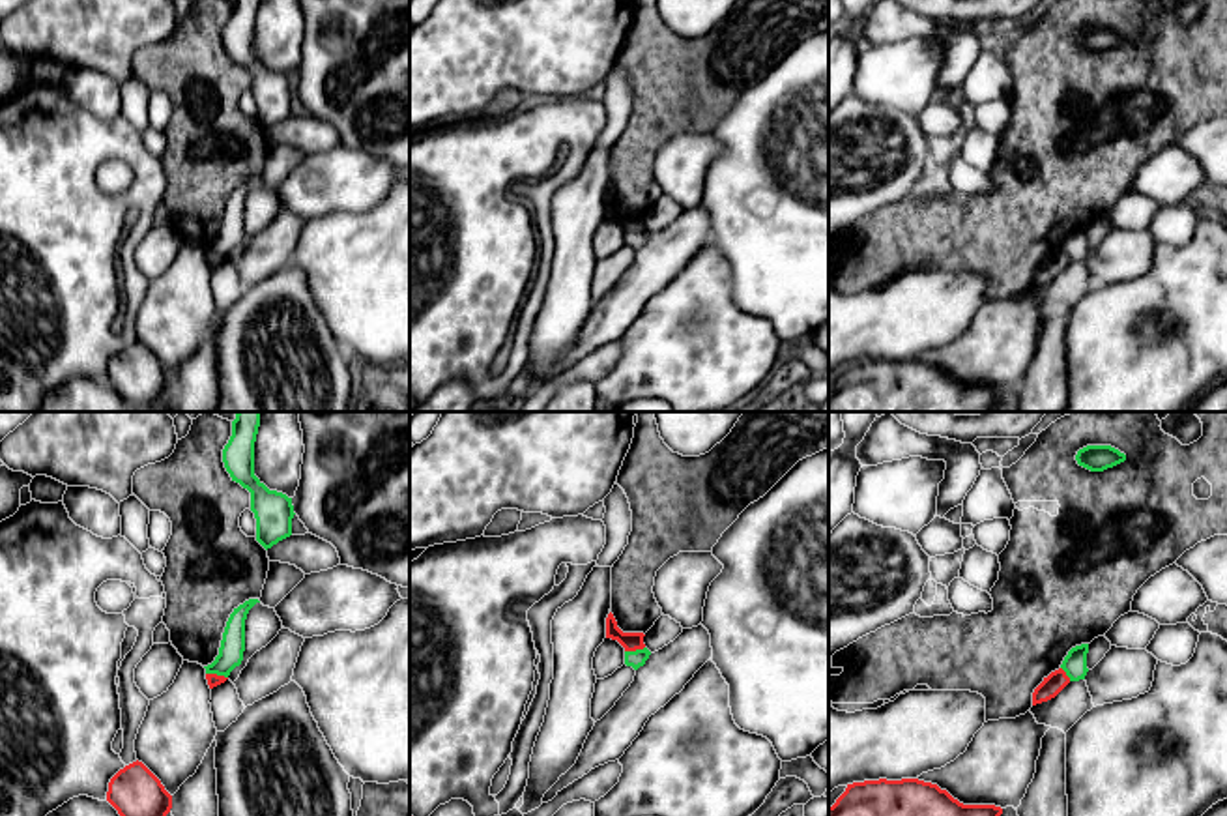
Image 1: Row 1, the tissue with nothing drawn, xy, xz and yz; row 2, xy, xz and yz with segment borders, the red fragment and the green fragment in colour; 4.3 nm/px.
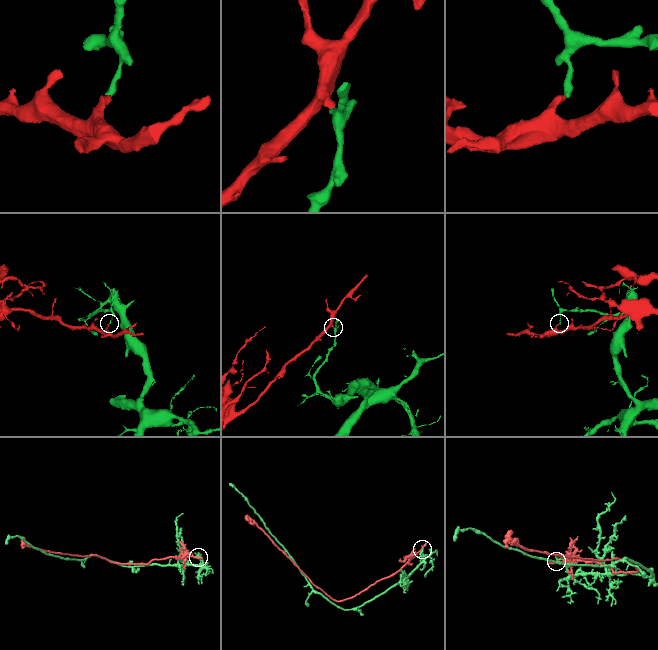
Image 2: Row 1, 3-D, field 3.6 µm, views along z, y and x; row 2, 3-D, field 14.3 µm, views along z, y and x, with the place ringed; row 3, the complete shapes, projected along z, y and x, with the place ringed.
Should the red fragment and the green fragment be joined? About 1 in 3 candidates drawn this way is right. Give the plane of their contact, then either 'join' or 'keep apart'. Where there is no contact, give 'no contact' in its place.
contact in xy; keep apart

